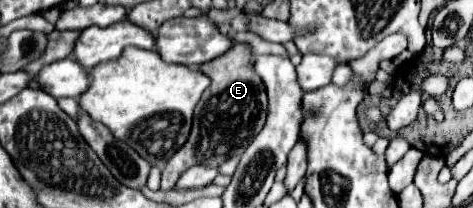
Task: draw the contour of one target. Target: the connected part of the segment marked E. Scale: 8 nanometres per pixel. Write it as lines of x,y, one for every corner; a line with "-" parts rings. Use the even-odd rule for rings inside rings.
248,43
234,45
232,51
228,51
226,55
200,65
200,71
206,73
212,79
212,85
208,87
208,91
204,91
200,103
196,105
194,125
192,125
192,131
190,131
190,137
188,137
186,145
180,151
176,151
176,155
168,161
166,169
162,171
162,185
160,185
162,191
172,191
176,187
178,177
186,169
190,169
192,165
206,163
206,165
218,167
226,159
244,153
244,149
248,147
248,143
262,131
262,127
266,123
266,117
268,117
268,95
266,95
266,87
264,87
264,81
254,71
254,55
252,55
252,47

